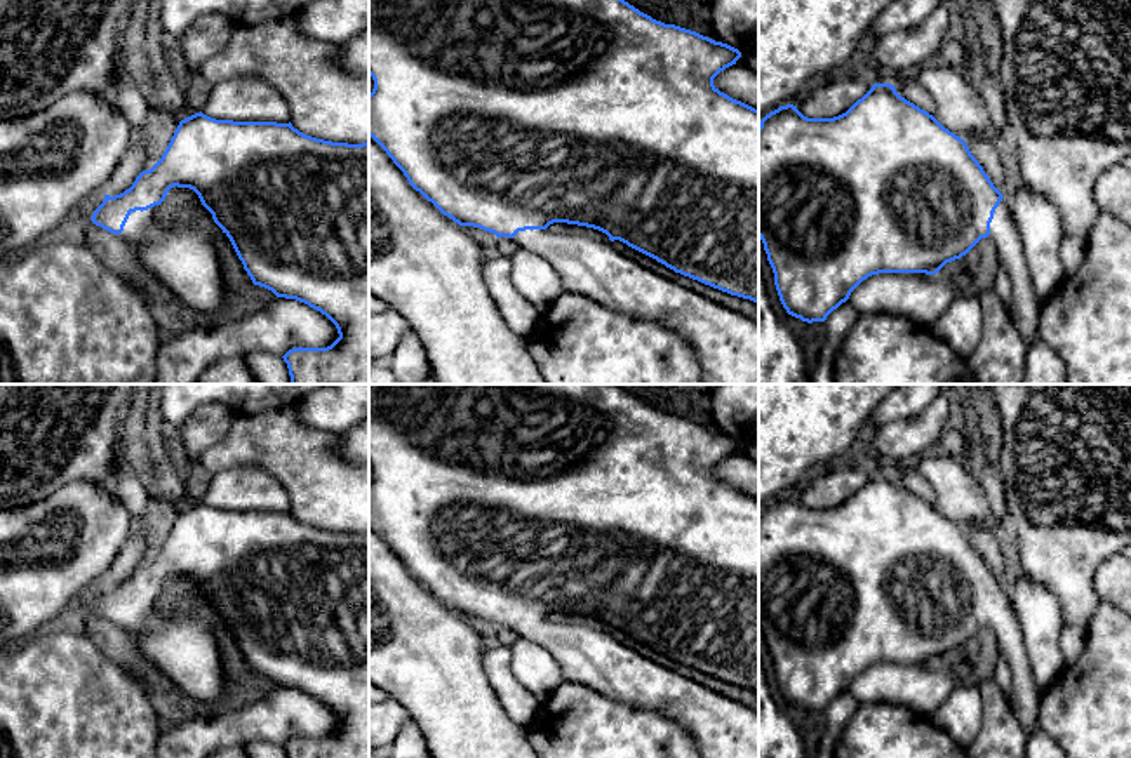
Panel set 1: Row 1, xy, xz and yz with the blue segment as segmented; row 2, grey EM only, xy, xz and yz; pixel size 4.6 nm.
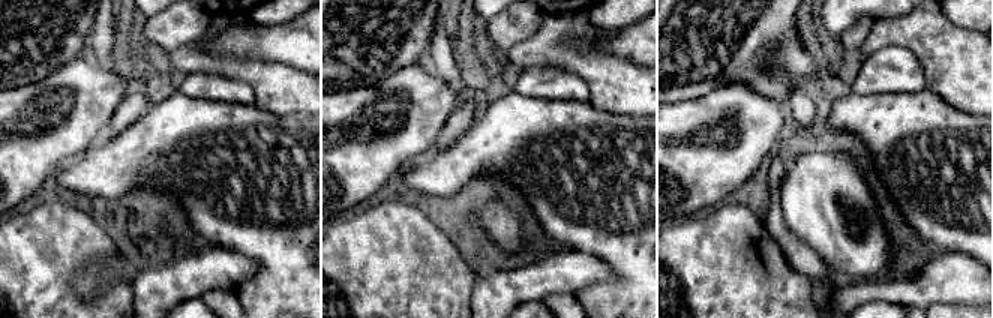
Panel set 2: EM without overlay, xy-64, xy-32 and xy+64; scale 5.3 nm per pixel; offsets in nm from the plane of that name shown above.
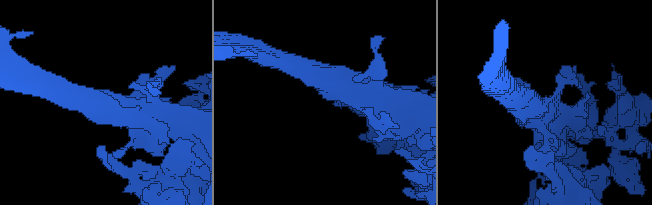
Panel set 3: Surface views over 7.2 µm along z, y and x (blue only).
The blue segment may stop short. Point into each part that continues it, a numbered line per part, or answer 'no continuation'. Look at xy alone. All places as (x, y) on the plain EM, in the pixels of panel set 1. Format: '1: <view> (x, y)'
1: xy (181, 647)

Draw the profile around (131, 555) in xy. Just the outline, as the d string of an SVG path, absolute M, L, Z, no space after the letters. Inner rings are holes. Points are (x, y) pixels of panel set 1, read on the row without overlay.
M130 534L124 548L113 560L110 570L104 575L104 584L115 586L132 575L136 567L143 562L146 551L146 539L141 534Z

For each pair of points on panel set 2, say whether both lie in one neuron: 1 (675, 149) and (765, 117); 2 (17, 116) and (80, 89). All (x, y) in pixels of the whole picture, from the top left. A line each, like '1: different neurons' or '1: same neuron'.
1: same neuron
2: same neuron

